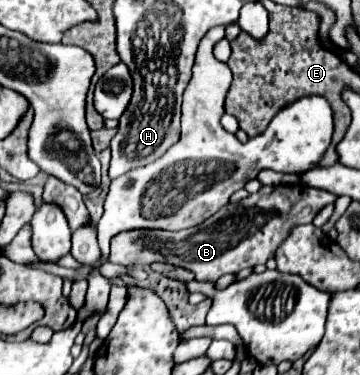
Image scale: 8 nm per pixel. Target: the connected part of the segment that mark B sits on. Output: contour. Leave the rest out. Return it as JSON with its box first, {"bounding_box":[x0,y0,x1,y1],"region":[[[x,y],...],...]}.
{"bounding_box":[110,184,336,282],"region":[[[304,184],[294,186],[262,186],[256,194],[250,194],[246,200],[238,204],[226,204],[220,208],[212,218],[204,220],[200,226],[180,230],[180,232],[166,232],[166,230],[134,230],[134,232],[120,232],[112,238],[110,244],[110,262],[122,266],[134,264],[152,264],[152,262],[168,262],[174,266],[182,266],[196,274],[196,280],[210,280],[216,282],[220,276],[230,272],[240,272],[244,268],[254,268],[258,264],[266,264],[268,258],[274,258],[276,248],[280,242],[290,234],[290,230],[298,224],[310,224],[312,218],[328,204],[334,204],[336,194],[324,192],[318,188],[308,188]]]}

